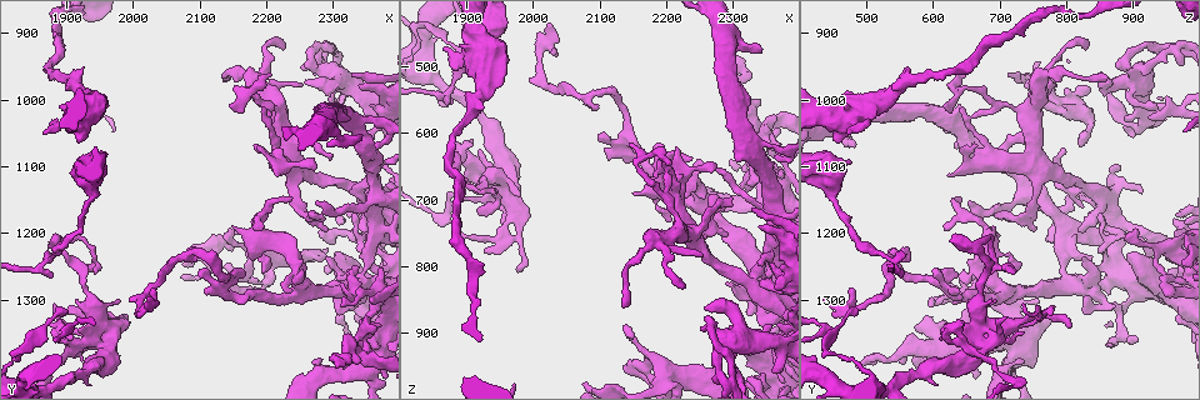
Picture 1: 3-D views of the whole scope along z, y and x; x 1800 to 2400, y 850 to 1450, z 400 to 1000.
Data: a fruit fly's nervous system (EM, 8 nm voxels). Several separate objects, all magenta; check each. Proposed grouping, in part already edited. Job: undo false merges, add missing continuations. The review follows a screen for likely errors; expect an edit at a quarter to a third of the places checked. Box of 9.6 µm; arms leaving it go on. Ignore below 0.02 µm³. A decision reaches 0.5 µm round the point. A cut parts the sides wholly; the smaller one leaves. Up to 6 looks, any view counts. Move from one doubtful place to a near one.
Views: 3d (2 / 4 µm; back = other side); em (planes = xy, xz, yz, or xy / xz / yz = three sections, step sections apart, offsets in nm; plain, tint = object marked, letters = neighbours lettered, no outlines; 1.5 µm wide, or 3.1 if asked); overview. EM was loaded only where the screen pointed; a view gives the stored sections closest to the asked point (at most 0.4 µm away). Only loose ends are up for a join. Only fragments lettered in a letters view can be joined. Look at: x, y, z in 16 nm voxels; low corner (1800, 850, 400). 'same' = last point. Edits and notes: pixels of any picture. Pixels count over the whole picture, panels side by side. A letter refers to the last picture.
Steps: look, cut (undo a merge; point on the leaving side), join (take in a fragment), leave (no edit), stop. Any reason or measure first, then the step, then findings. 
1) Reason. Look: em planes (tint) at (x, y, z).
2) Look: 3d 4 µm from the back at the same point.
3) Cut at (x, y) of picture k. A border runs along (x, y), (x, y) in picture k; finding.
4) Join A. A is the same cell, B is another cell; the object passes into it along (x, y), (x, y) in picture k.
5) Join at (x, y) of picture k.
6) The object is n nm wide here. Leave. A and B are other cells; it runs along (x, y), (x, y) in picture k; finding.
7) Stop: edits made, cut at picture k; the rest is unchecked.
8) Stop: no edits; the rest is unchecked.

Calibre changes. Look: em xz step 8 (tint) at (1915, 1020, 460).

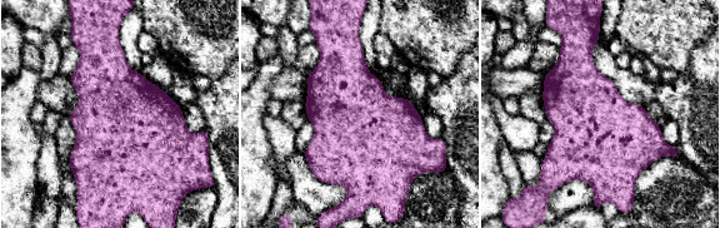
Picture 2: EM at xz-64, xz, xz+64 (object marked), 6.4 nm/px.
Look: em planes (letters) at the same point.

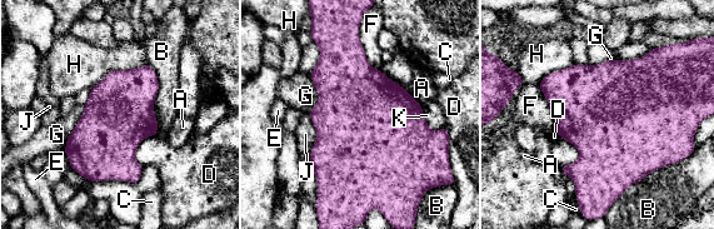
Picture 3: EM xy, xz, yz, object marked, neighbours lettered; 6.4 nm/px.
The object is 650 nm wide here. Leave. A, B, C, D, E, F, G, H, J and K are other cells; a border runs along (84, 105), (84, 111), (63, 149) in picture 3; all the same cell.

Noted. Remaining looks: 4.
Free end. Look: em planes (letters) at (1915, 1265, 720).

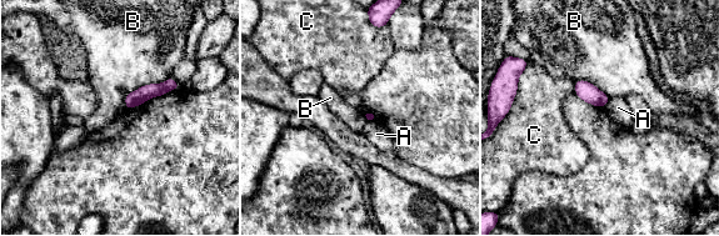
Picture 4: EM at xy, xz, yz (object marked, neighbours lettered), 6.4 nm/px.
The longest contact is with B, 360 nm. Leave. A, B and C are other cells; no lettered fragment goes on from it.

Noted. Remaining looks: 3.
Branch stops here. Look: em xz step 8 (tint) at (2140, 1210, 885).

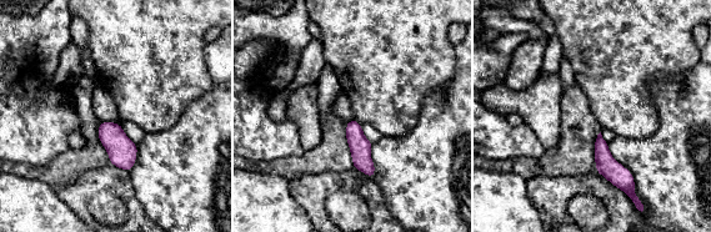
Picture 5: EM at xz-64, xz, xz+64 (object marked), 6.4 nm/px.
Look: em planes (letters) at the same point.

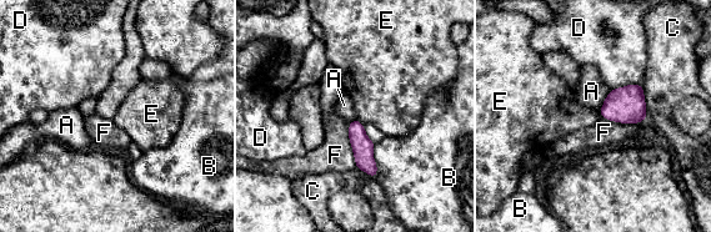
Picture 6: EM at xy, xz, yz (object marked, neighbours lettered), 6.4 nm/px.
Leave. A, B, C, D, E and F are other cells; a border runs along (610, 91), (599, 111) in picture 6; no lettered fragment goes on from it.

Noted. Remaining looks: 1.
Stop: no edits; the rest is unchecked.

